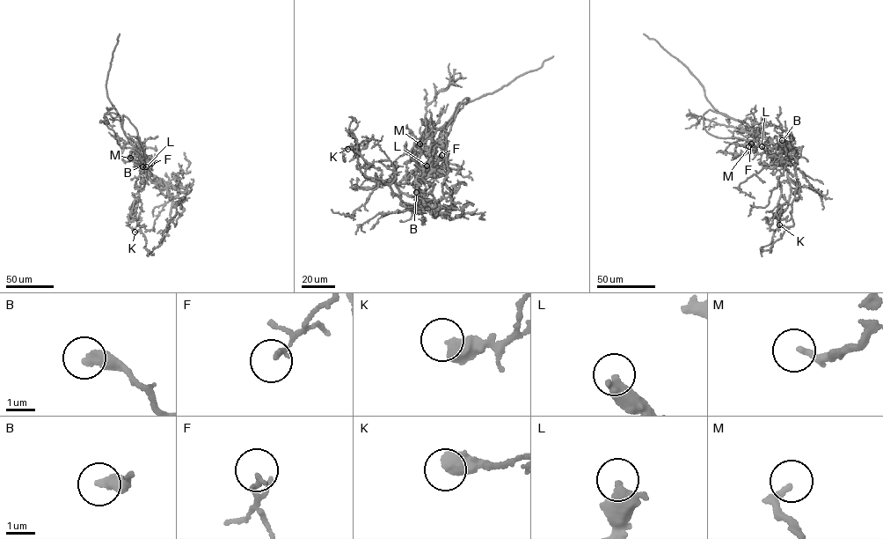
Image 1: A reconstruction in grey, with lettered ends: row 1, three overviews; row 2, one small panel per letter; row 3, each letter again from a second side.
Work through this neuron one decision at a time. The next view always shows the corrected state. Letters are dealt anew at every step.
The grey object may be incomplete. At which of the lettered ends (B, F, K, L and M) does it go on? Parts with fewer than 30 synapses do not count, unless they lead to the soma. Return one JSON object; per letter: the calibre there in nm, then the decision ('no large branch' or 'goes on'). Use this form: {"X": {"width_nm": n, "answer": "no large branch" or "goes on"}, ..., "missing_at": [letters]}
{"B": {"width_nm": 380, "answer": "goes on"}, "F": {"width_nm": 150, "answer": "no large branch"}, "K": {"width_nm": 500, "answer": "no large branch"}, "L": {"width_nm": 320, "answer": "no large branch"}, "M": {"width_nm": 240, "answer": "goes on"}, "missing_at": ["B", "M"]}

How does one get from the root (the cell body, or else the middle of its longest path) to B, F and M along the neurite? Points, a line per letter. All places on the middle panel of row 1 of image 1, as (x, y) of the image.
B: (433, 153), (431, 172), (419, 182), (419, 194), (416, 192)
F: (433, 153), (431, 167), (434, 170), (437, 161), (442, 160), (441, 155)
M: (433, 153), (430, 172), (423, 173), (419, 170), (419, 143)

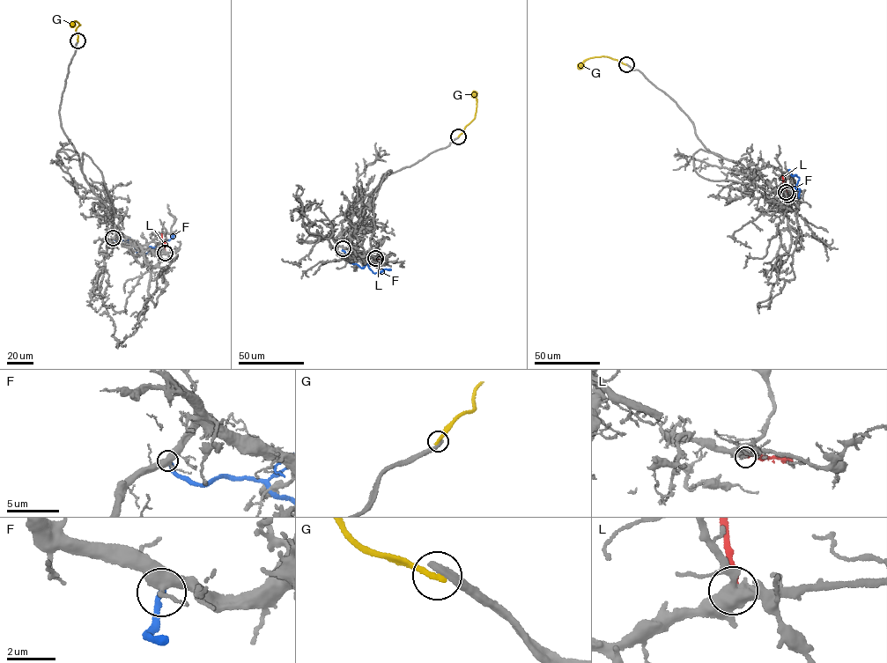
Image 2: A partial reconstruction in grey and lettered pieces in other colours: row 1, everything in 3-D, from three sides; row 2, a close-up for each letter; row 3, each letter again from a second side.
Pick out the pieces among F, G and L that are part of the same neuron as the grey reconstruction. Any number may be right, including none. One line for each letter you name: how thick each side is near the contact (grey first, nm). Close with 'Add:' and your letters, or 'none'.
Add: none

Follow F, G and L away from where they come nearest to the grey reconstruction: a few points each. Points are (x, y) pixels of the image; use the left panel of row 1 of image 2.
F: (113, 238), (129, 243), (136, 251), (144, 254), (174, 234)
G: (77, 41), (76, 31), (80, 25), (75, 21), (71, 26)
L: (165, 253), (161, 233)

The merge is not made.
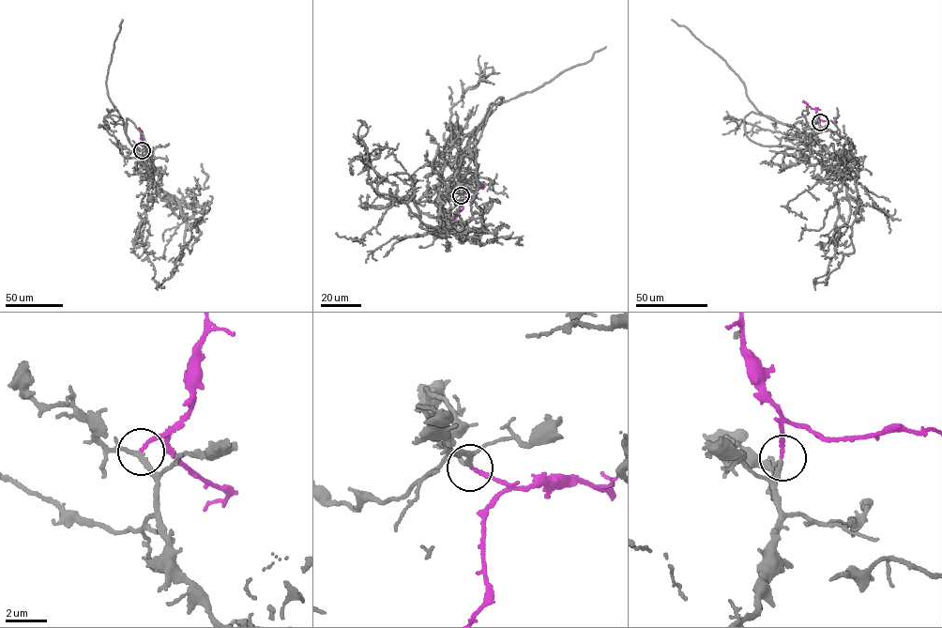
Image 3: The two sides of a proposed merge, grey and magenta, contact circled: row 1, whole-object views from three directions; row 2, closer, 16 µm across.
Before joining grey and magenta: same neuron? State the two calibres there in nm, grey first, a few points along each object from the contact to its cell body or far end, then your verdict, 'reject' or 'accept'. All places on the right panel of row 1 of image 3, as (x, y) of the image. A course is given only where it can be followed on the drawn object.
calibres 160 and 180 nm; course grey (820, 122), (809, 138), (752, 112), (743, 121), (756, 143), (815, 150), (830, 170), (848, 177), (858, 169); course magenta (820, 122), (817, 110), (802, 102); accept

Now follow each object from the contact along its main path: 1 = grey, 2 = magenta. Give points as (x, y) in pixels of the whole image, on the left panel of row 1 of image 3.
1: (141, 150), (145, 162), (128, 140), (127, 118), (143, 135), (160, 198), (176, 215), (180, 212)
2: (141, 150), (144, 141), (138, 128)

